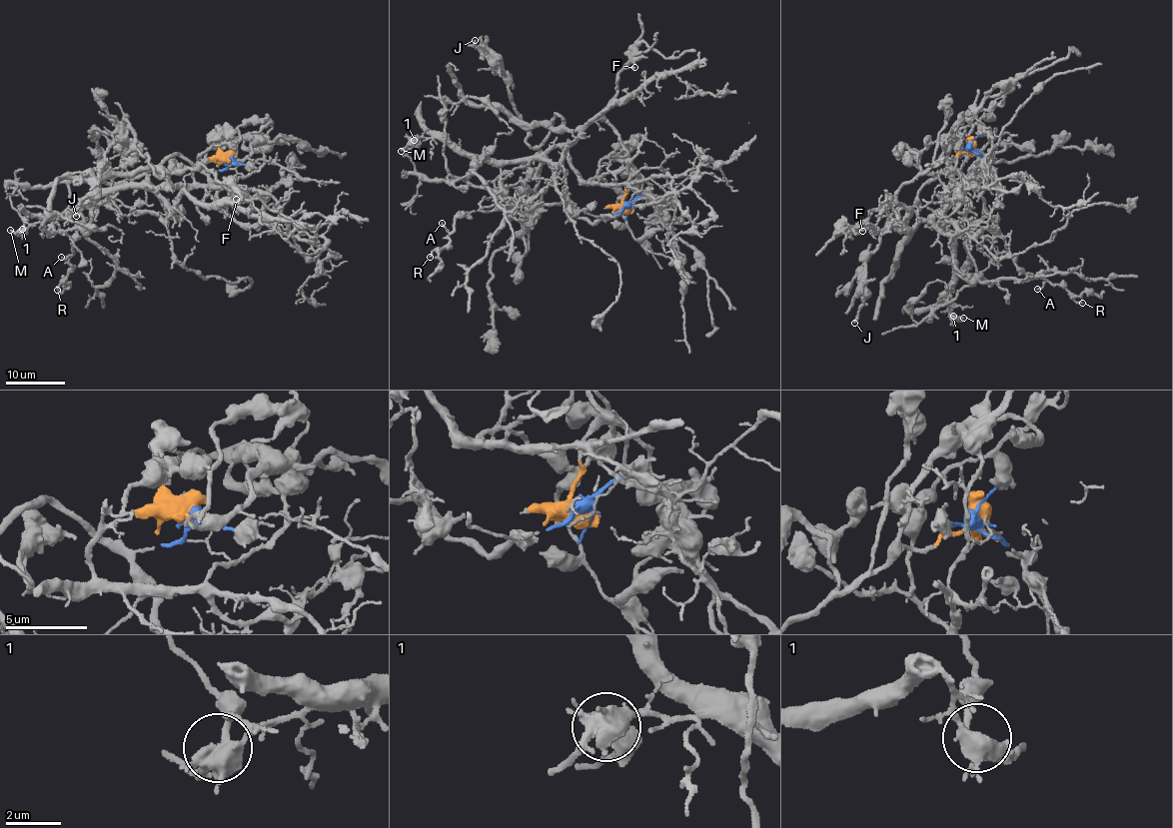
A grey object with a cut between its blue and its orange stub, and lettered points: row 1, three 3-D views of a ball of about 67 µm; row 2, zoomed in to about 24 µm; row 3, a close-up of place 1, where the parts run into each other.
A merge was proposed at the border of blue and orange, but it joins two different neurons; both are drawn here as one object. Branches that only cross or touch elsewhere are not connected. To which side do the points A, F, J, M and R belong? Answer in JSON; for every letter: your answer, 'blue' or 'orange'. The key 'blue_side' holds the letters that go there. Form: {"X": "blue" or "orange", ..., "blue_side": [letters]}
{"A": "blue", "F": "orange", "J": "orange", "M": "blue", "R": "blue", "blue_side": ["A", "M", "R"]}

